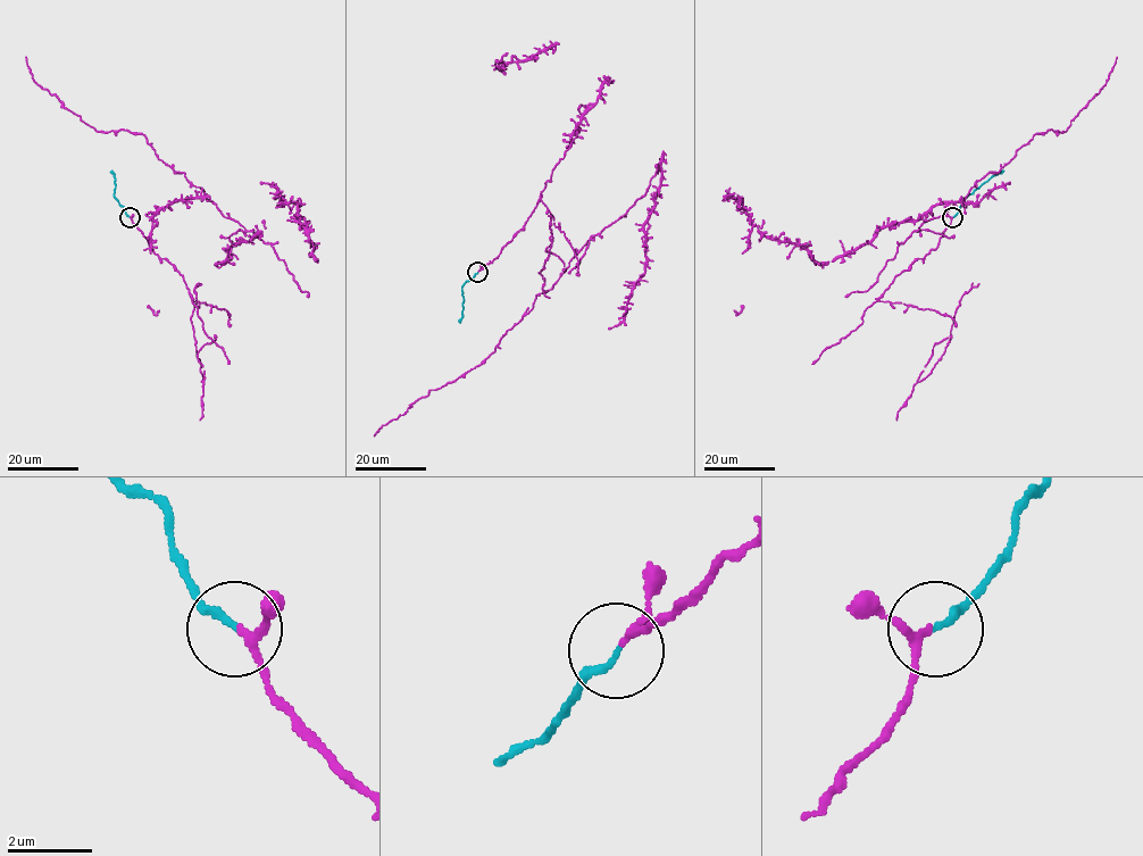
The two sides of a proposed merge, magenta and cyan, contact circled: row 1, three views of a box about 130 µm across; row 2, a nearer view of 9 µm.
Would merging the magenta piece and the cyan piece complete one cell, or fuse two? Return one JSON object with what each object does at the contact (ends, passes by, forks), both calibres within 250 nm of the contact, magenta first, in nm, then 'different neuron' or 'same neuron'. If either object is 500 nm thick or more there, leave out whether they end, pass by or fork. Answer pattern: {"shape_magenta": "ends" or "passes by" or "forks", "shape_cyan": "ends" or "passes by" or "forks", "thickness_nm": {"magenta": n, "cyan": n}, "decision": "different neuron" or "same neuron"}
{"shape_magenta": "passes by", "shape_cyan": "ends", "thickness_nm": {"magenta": 170, "cyan": 160}, "decision": "same neuron"}

